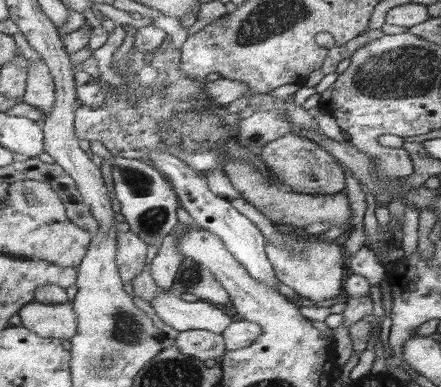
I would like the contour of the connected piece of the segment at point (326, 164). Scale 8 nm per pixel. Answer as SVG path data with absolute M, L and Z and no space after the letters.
M289 132L281 138L272 140L259 152L264 166L290 190L298 193L321 196L345 192L345 172L334 156L322 146L300 134Z

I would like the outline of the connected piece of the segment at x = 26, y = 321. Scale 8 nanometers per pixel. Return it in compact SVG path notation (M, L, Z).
M72 302L26 304L19 312L21 324L43 338L73 338L78 333L78 314Z

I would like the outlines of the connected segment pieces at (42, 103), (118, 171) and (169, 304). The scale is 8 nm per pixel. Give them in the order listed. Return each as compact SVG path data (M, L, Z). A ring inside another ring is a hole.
M44 60L33 62L28 70L28 81L23 102L43 110L43 114L45 114L45 119L41 121L43 124L51 116L55 101L56 84L51 69Z
M113 154L112 176L120 210L130 225L145 242L159 247L179 224L177 208L182 204L169 179L146 159L125 158Z
M161 289L150 303L159 318L179 332L205 329L223 335L233 322L221 306L206 300L188 302L172 289Z

